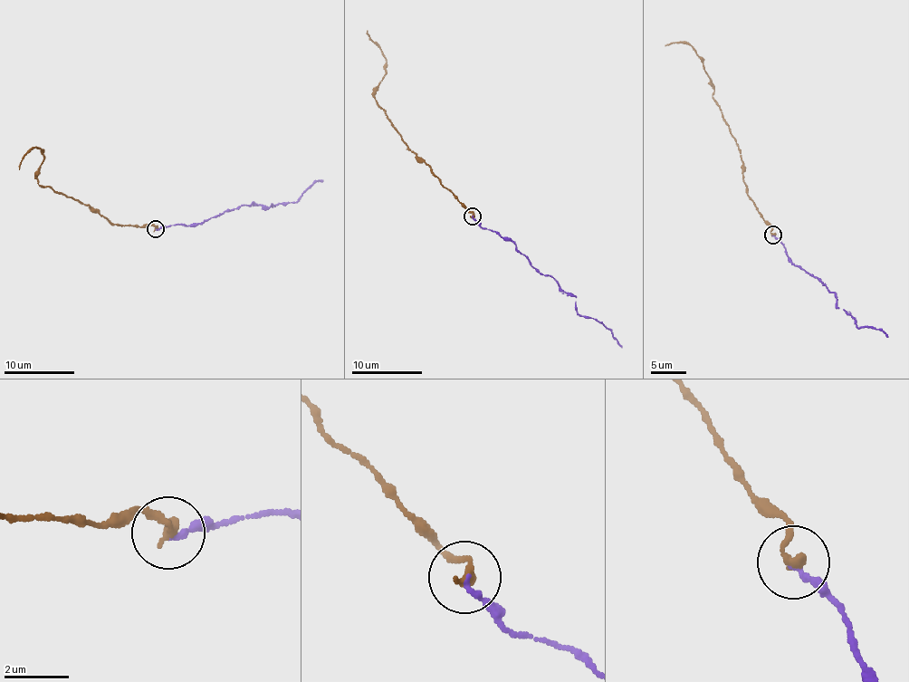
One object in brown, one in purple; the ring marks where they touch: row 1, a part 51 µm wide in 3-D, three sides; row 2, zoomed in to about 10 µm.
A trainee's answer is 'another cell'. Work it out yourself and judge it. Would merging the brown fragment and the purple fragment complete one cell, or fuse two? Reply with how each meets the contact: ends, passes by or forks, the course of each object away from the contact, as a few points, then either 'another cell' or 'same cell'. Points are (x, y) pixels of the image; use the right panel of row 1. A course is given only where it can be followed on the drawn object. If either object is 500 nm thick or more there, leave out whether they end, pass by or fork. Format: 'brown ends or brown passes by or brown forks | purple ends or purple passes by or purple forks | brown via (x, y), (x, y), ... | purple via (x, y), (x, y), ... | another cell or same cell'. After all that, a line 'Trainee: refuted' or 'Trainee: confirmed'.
brown ends | purple ends | brown via (772, 235), (748, 193), (741, 151), (712, 95), (714, 85), (703, 62), (690, 43), (665, 45) | purple via (772, 235), (783, 244), (788, 259), (828, 288), (838, 307), (848, 311), (855, 325), (871, 326), (888, 338) | same cell
Trainee: refuted

